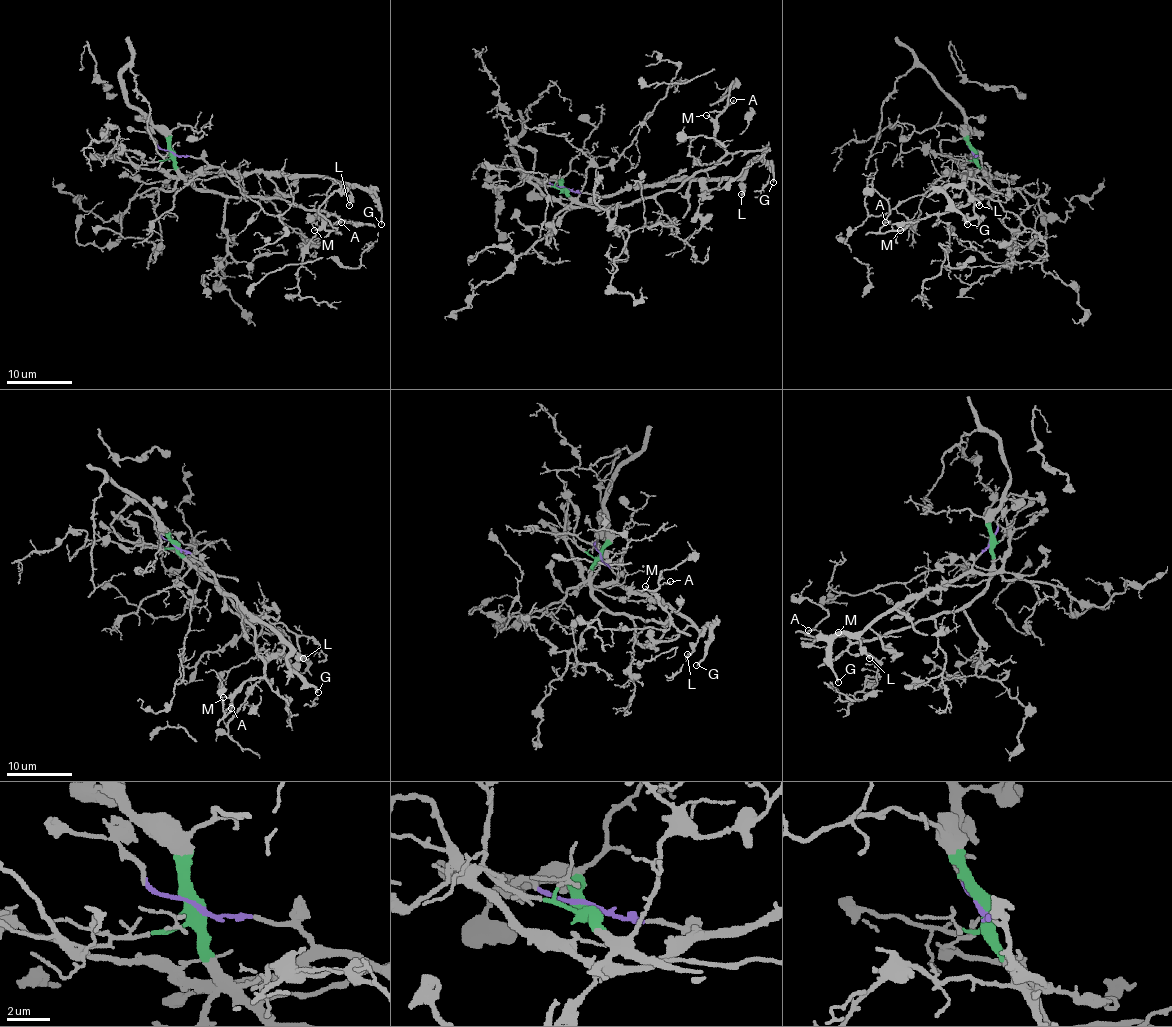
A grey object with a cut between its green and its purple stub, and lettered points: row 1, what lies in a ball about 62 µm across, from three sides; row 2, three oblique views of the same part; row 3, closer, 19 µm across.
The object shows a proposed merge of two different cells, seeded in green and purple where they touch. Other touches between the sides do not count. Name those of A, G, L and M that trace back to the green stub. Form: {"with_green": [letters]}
{"with_green": ["A", "M"]}

